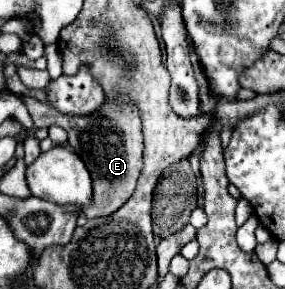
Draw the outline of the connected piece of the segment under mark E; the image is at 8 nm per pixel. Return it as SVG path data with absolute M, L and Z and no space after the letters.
M17 95L27 111L31 113L35 129L59 125L69 133L69 145L77 155L83 157L83 163L87 165L91 177L93 177L93 205L83 211L87 219L93 217L105 217L117 211L135 189L135 183L141 173L141 155L143 155L143 137L141 137L141 119L139 111L133 105L111 105L105 103L95 115L89 117L73 117L57 113L53 107L47 107L45 103Z

